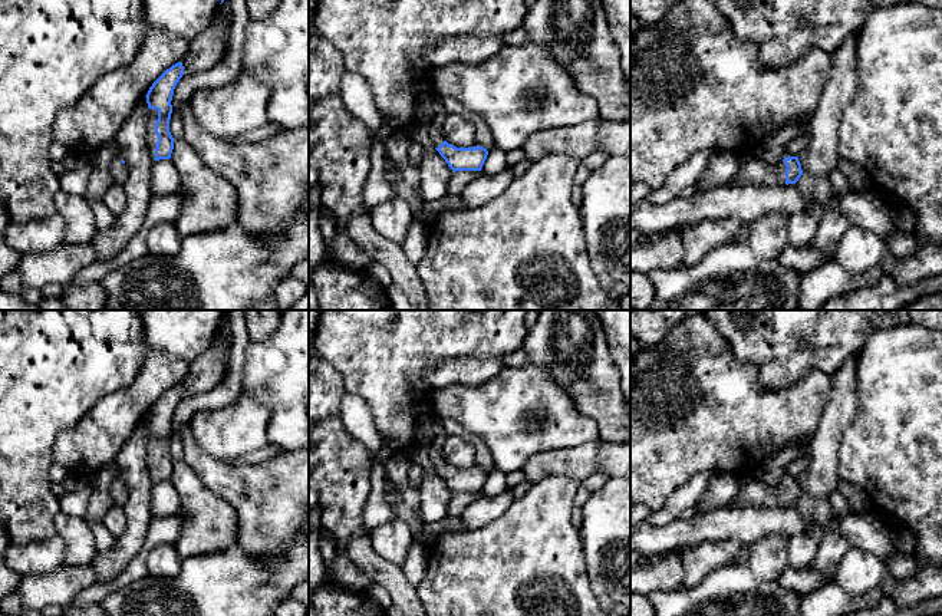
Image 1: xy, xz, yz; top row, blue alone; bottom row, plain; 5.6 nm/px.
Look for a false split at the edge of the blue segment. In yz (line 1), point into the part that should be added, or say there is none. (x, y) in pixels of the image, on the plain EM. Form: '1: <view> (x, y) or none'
1: yz (756, 494)

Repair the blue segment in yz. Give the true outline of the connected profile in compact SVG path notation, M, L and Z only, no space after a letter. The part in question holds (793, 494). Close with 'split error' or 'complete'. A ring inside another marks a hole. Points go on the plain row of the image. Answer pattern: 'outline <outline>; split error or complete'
outline M785 478L783 482L768 487L760 481L741 485L732 503L734 508L763 508L796 505L803 497L798 478Z; split error

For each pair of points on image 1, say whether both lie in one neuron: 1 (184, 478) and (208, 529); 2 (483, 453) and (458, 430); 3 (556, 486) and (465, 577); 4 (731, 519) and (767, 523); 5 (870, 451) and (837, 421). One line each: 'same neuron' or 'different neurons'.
1: same neuron
2: same neuron
3: same neuron
4: same neuron
5: different neurons

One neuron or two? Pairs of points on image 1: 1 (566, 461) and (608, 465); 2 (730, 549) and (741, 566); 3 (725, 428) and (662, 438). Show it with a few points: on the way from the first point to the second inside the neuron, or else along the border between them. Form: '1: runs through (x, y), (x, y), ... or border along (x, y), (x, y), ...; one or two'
1: runs through (576, 461), (598, 461); one
2: border along (743, 544), (734, 559), (707, 573); two
3: runs through (710, 428), (682, 428), (678, 431); one

